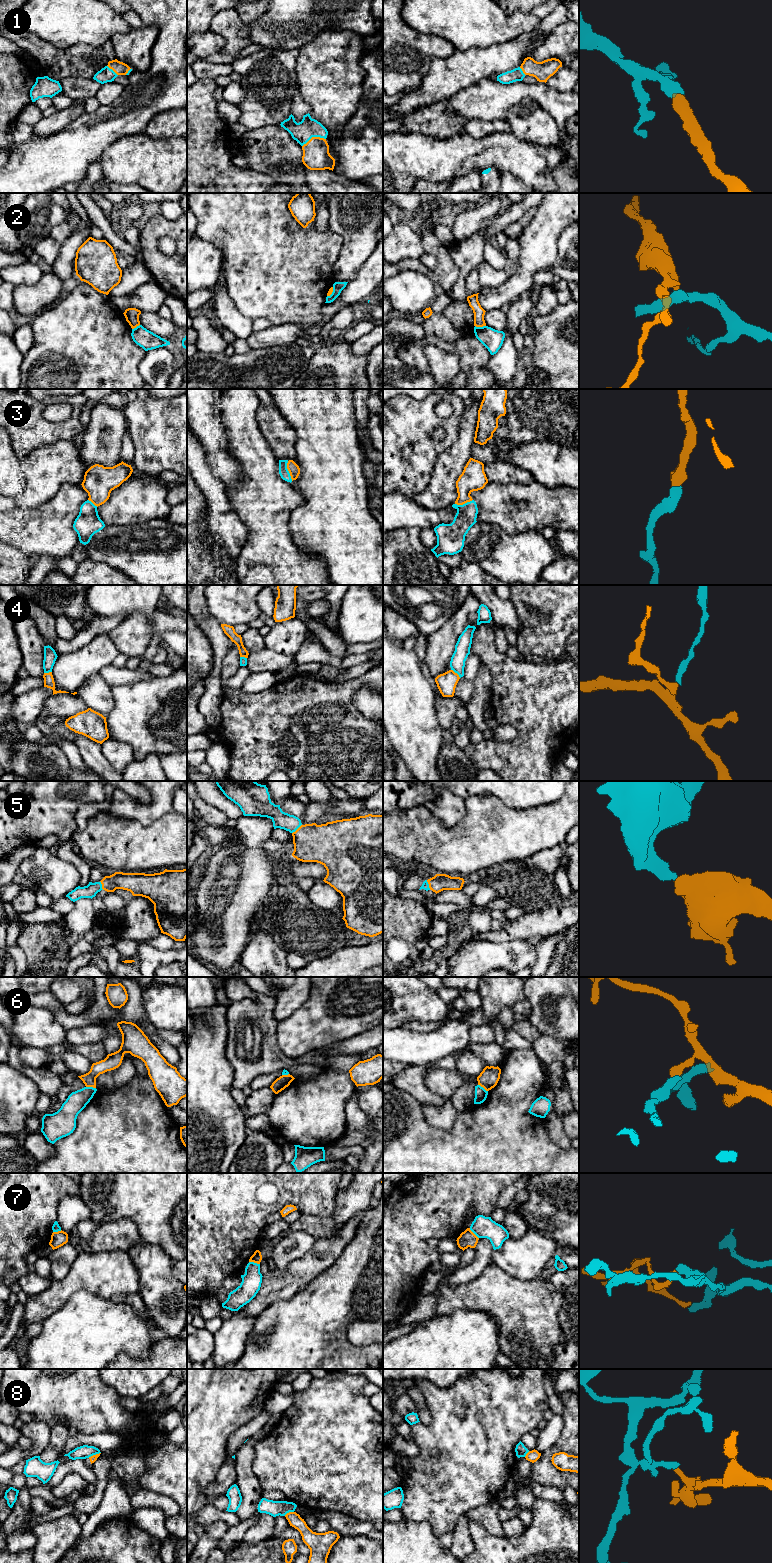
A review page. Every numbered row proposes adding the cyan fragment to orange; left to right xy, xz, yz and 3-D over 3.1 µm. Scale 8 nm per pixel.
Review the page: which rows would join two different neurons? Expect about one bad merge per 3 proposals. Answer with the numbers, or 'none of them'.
2, 4, 6, 7, 8

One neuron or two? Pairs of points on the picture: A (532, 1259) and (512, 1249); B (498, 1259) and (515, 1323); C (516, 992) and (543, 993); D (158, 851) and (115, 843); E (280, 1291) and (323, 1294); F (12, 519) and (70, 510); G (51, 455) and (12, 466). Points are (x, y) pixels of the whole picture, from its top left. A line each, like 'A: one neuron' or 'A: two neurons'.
A: one neuron
B: two neurons
C: two neurons
D: one neuron
E: two neurons
F: one neuron
G: two neurons

